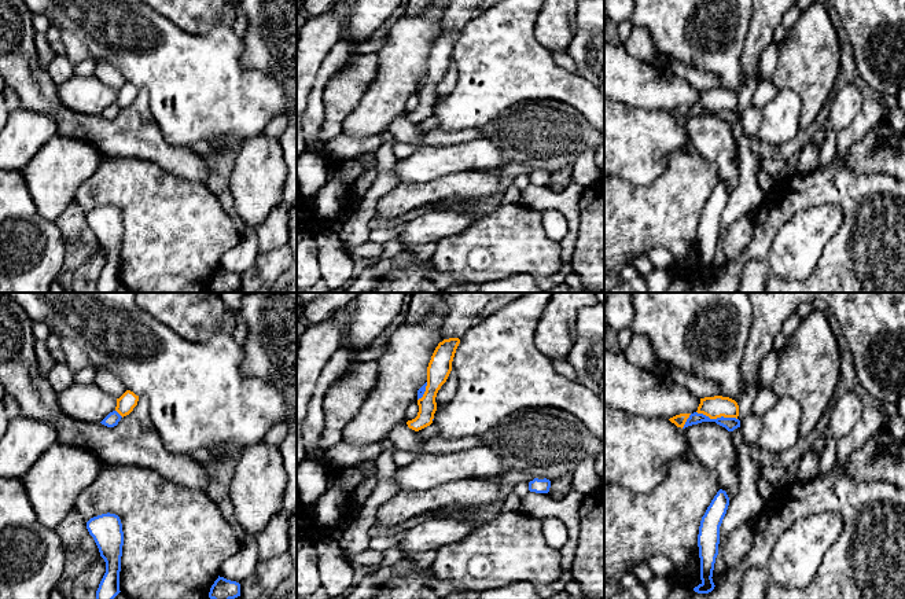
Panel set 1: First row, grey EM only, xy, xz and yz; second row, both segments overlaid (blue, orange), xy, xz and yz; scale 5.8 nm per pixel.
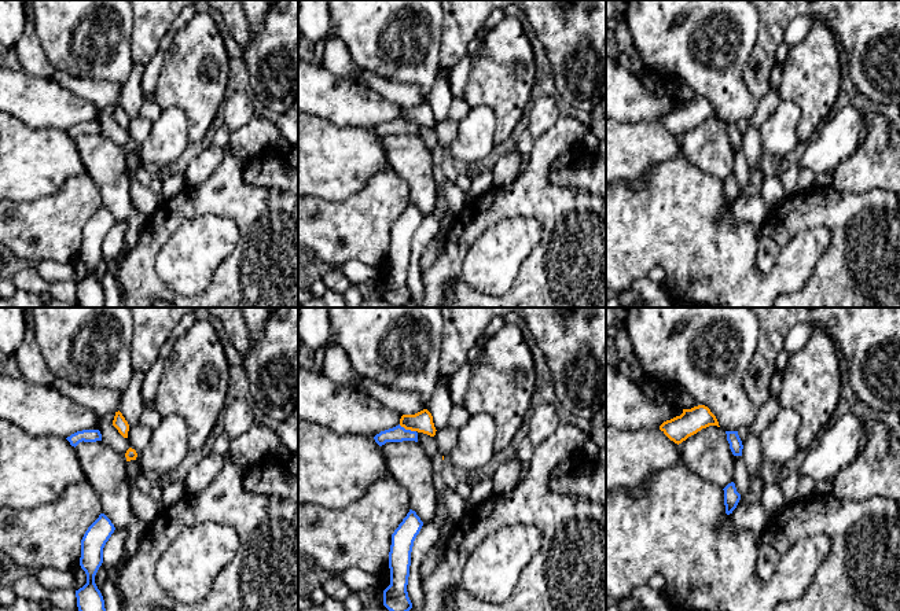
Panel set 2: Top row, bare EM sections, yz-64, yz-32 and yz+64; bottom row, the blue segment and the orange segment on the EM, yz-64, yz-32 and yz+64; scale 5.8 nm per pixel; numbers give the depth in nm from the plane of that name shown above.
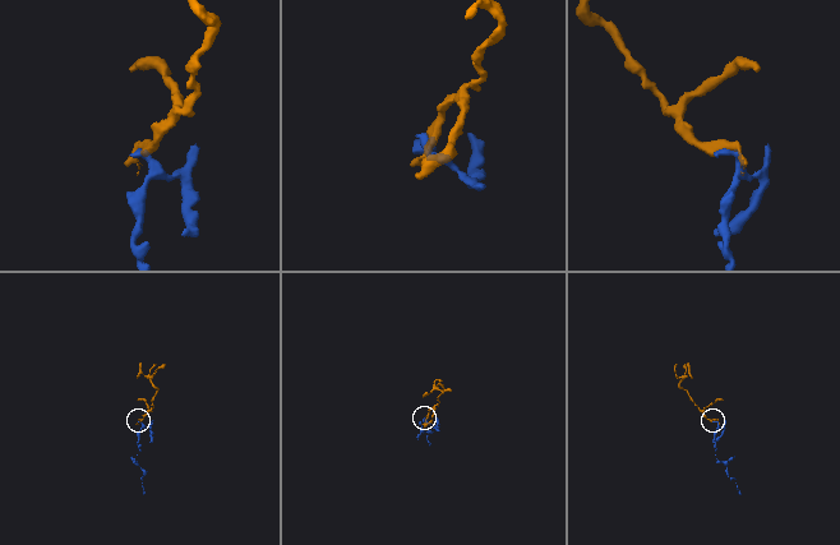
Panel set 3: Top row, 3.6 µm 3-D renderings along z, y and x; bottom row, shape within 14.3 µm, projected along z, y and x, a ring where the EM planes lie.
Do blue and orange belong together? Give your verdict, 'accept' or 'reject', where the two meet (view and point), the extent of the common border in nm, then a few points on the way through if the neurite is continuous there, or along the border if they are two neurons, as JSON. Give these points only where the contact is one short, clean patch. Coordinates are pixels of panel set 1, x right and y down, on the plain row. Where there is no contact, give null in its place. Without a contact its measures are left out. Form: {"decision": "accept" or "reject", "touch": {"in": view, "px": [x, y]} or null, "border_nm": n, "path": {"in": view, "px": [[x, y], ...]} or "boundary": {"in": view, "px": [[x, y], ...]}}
{"decision": "reject", "touch": {"in": "yz", "px": [717, 110]}, "border_nm": 240, "boundary": {"in": "yz", "px": [[696, 103], [710, 110], [734, 109], [736, 111]]}}

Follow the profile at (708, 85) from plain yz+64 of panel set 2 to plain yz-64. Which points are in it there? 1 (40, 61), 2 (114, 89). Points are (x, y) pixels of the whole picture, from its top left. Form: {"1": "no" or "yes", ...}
{"1": "no", "2": "no"}

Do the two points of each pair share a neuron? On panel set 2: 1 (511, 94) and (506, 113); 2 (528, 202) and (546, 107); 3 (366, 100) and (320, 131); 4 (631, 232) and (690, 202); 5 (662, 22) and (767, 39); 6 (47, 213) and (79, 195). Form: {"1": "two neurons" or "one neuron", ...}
{"1": "one neuron", "2": "two neurons", "3": "two neurons", "4": "one neuron", "5": "two neurons", "6": "one neuron"}

